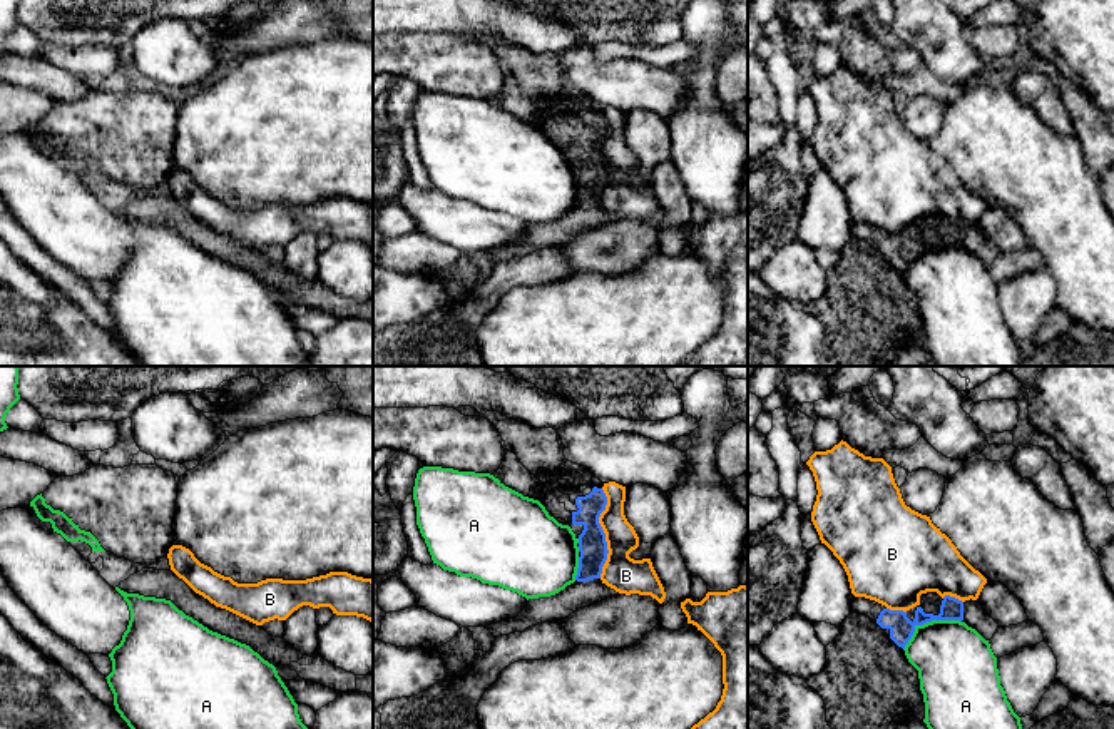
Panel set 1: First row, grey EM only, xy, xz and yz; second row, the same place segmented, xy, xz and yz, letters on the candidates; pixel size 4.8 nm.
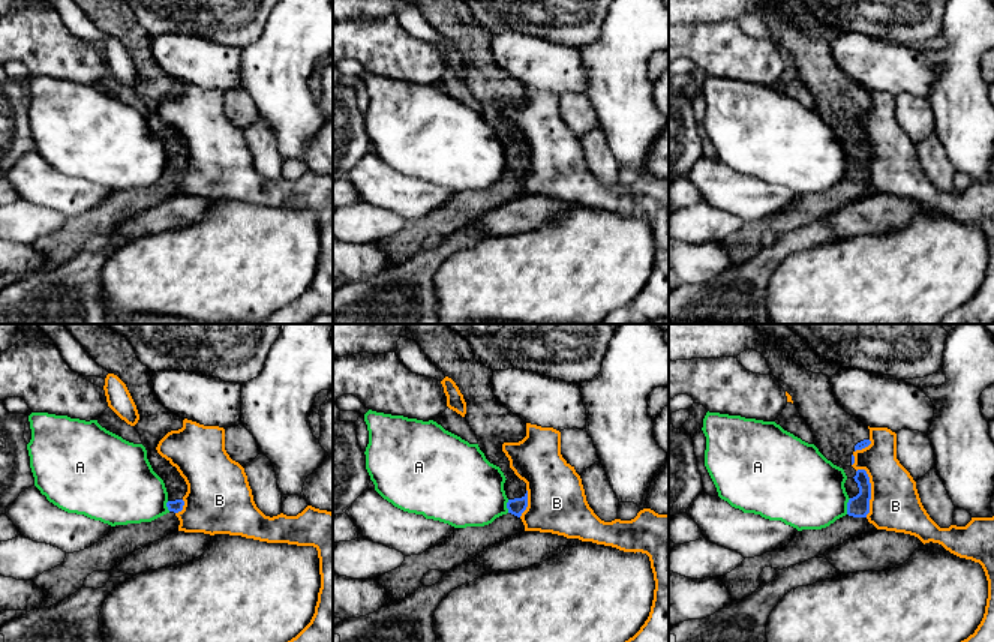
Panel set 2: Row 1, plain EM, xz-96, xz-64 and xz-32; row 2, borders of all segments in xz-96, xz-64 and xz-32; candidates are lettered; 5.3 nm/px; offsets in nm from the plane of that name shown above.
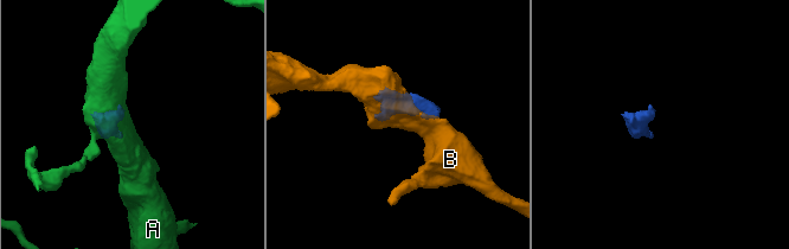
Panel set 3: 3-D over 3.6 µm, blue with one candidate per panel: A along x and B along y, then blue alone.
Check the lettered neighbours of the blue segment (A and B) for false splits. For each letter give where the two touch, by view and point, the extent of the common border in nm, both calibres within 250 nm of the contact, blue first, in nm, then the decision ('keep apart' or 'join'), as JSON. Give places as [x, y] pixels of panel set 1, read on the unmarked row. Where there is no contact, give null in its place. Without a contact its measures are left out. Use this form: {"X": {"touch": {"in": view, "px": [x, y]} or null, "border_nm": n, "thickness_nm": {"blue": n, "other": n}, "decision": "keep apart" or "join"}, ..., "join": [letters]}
{"A": {"touch": {"in": "yz", "px": [927, 246]}, "border_nm": 320, "thickness_nm": {"blue": 120, "other": 380}, "decision": "keep apart"}, "B": {"touch": {"in": "xz", "px": [604, 159]}, "border_nm": 440, "thickness_nm": {"blue": 140, "other": 180}, "decision": "keep apart"}, "join": []}

